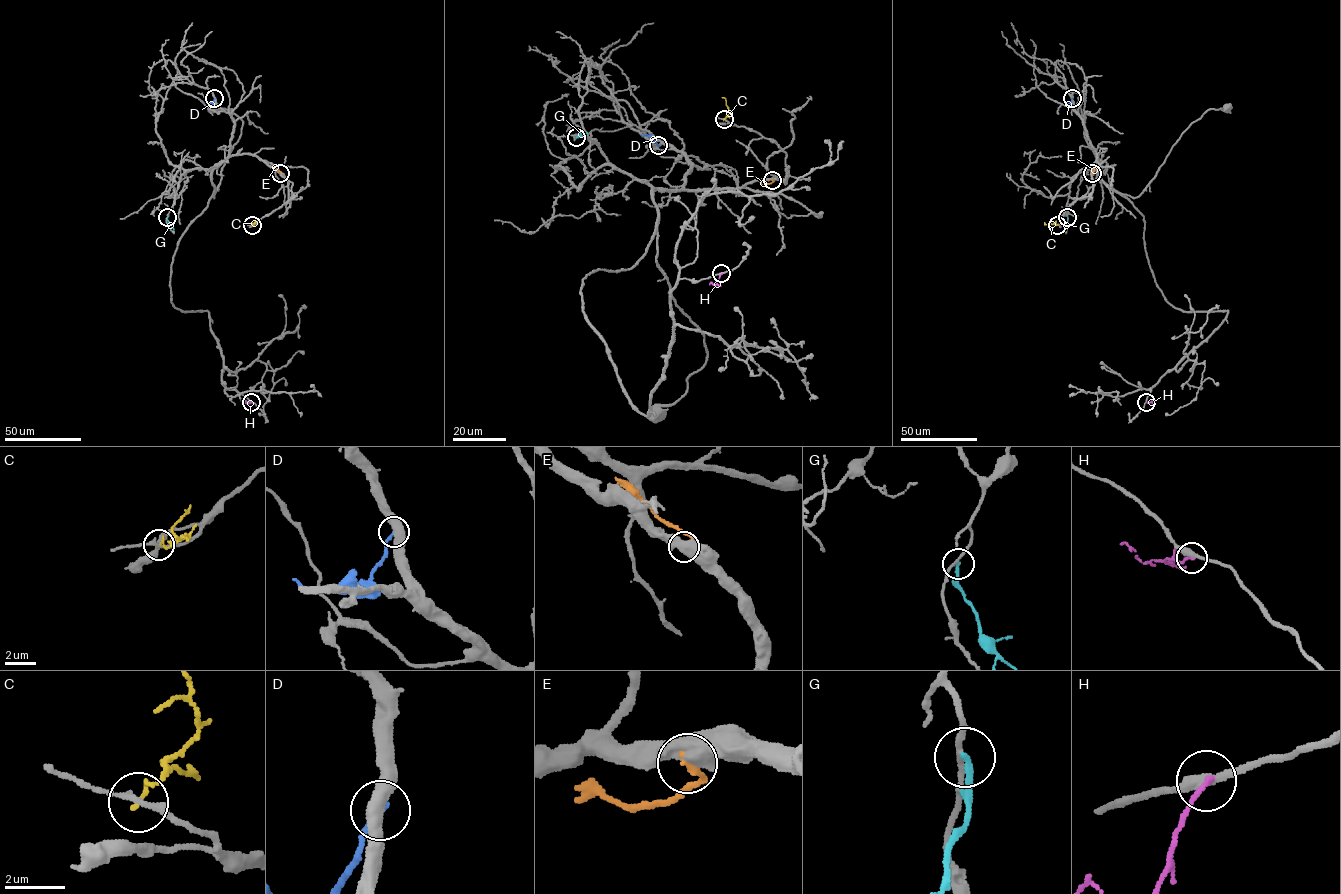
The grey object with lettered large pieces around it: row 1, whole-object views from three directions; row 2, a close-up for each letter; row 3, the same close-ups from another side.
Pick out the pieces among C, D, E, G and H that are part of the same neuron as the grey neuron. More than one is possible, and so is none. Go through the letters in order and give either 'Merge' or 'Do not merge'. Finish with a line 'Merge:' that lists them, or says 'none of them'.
C: Do not merge
D: Do not merge
E: Do not merge
G: Do not merge
H: Do not merge
Merge: none of them

